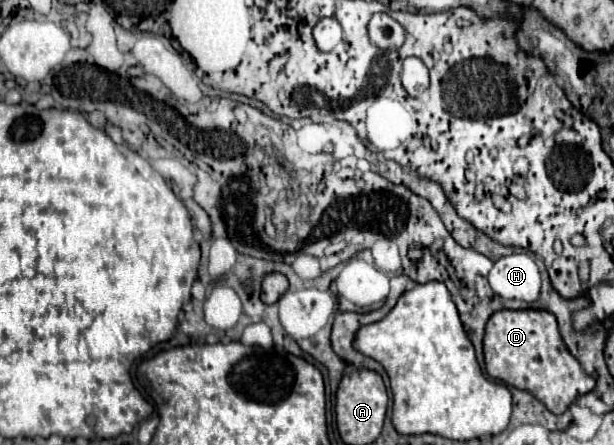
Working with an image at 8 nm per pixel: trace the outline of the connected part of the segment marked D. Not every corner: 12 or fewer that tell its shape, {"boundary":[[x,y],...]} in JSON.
{"boundary":[[499,310],[487,374],[553,414],[593,390],[547,310]]}

